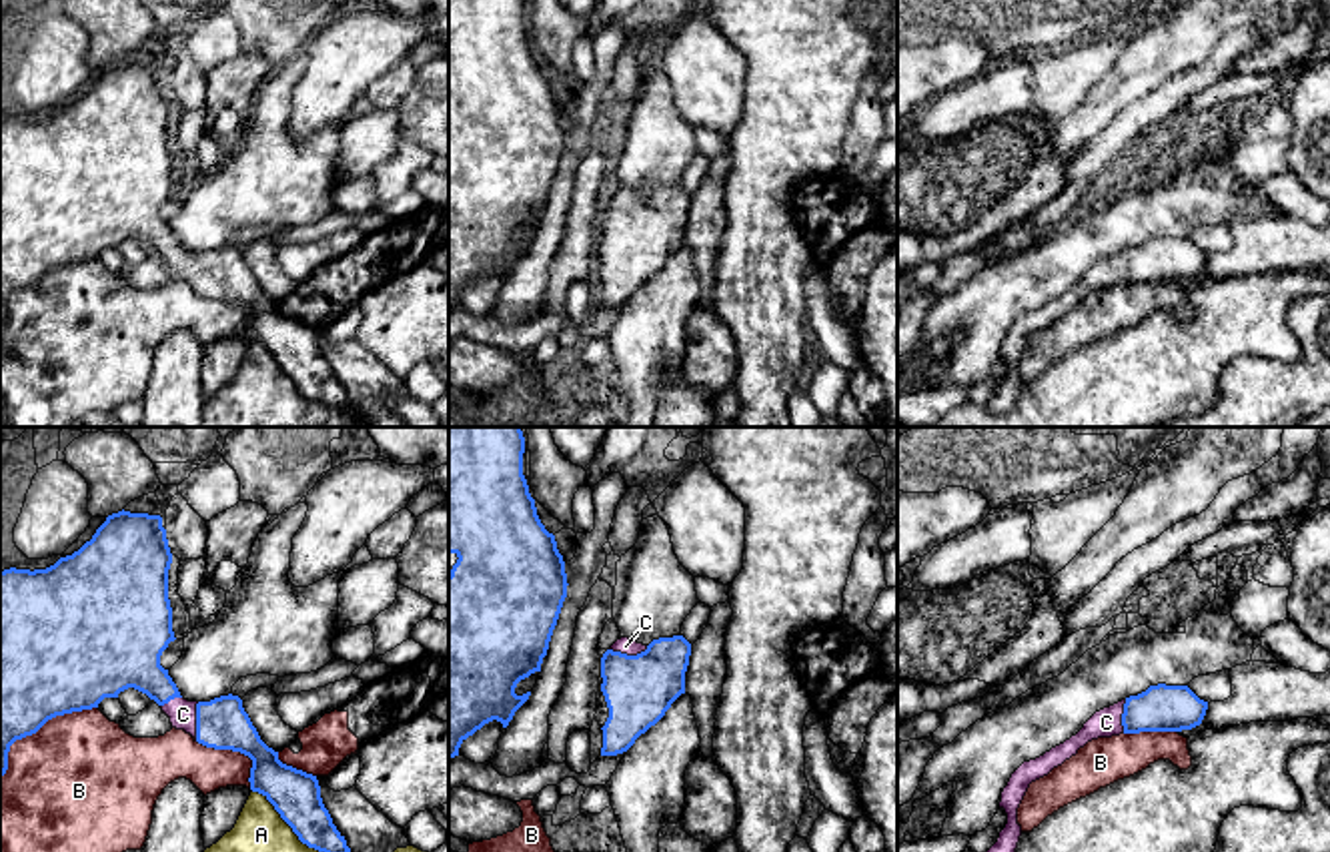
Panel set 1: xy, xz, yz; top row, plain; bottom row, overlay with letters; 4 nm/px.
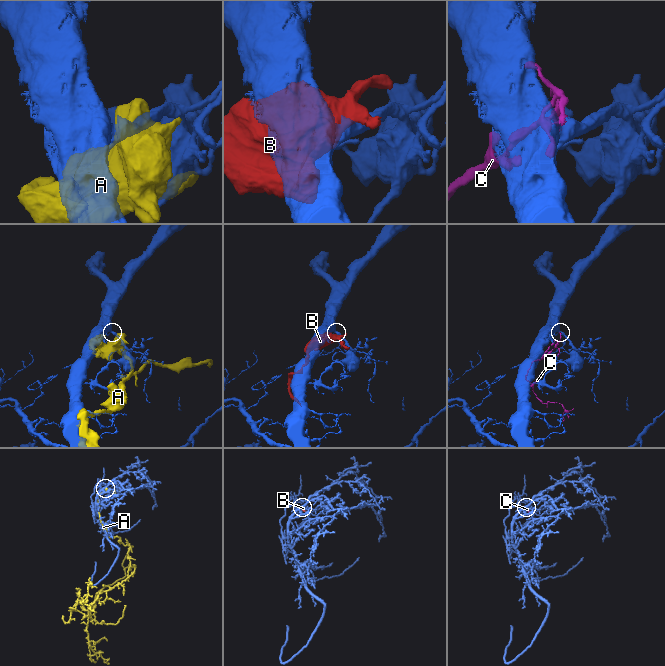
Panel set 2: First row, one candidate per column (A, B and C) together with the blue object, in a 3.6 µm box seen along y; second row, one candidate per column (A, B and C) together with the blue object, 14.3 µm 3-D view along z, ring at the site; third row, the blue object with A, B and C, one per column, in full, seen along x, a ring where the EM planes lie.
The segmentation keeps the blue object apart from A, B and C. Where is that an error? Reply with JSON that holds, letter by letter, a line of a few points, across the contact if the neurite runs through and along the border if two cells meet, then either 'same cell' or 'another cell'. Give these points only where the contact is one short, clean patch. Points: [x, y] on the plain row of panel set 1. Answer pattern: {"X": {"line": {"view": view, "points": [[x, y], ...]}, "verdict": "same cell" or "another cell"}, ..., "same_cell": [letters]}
{"A": {"verdict": "another cell"}, "B": {"verdict": "another cell"}, "C": {"line": {"view": "xz", "points": [[639, 239], [625, 217], [625, 205], [625, 197]]}, "verdict": "same cell"}, "same_cell": ["C"]}

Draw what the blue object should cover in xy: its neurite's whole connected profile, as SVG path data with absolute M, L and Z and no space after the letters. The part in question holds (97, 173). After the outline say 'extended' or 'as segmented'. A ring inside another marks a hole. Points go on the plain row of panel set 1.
M118 62L106 68L90 92L46 120L0 122L0 331L16 291L36 285L48 271L92 261L104 249L134 239L154 251L194 293L232 301L252 311L250 341L262 345L302 395L328 407L351 399L332 375L316 327L286 317L268 299L238 247L188 253L180 247L160 206L174 192L168 150L172 104L160 66Z; extended

